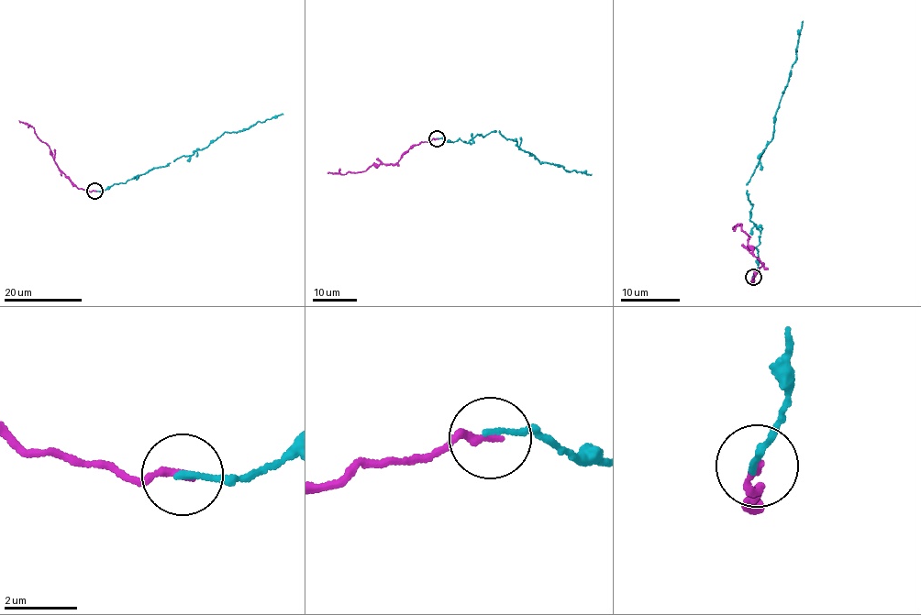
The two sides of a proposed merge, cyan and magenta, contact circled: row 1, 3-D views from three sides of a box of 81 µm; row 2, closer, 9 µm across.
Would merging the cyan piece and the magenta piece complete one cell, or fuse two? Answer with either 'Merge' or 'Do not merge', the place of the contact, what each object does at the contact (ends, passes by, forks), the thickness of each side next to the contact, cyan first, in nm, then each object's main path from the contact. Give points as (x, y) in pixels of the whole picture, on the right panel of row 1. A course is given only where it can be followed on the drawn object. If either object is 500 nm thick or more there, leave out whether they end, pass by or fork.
Merge. Place: (753, 277). At the ring cyan ends. At the ring magenta ends. Thickness 170 nm (cyan) against 190 nm. Course of cyan: (752, 277), (760, 236), (749, 218), (748, 184), (761, 151), (772, 139), (782, 93), (797, 56), (801, 21). Course of magenta: (752, 277), (751, 283), (762, 264), (753, 256), (747, 239), (749, 237), (741, 229), (741, 225), (734, 227)

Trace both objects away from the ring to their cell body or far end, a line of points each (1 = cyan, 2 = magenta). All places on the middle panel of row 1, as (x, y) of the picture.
1: (437, 138), (466, 143), (478, 134), (483, 137), (499, 132), (540, 162), (591, 173)
2: (437, 138), (421, 142), (395, 163), (383, 163), (351, 173), (327, 173)

